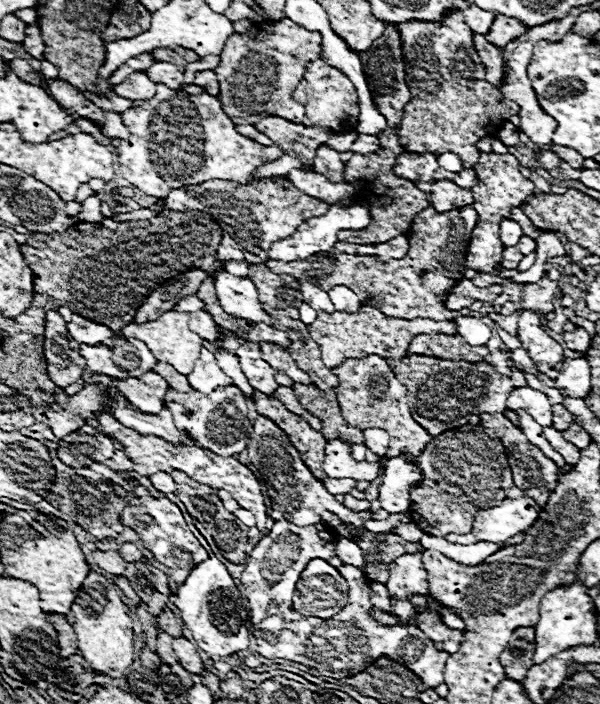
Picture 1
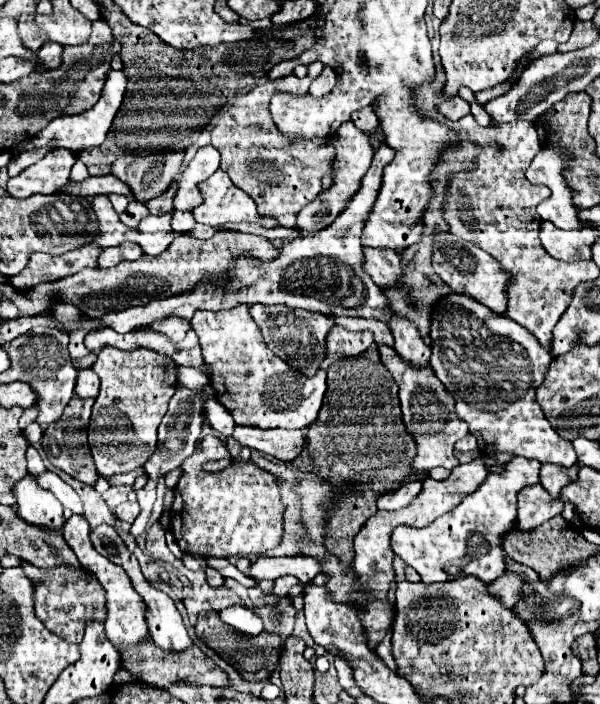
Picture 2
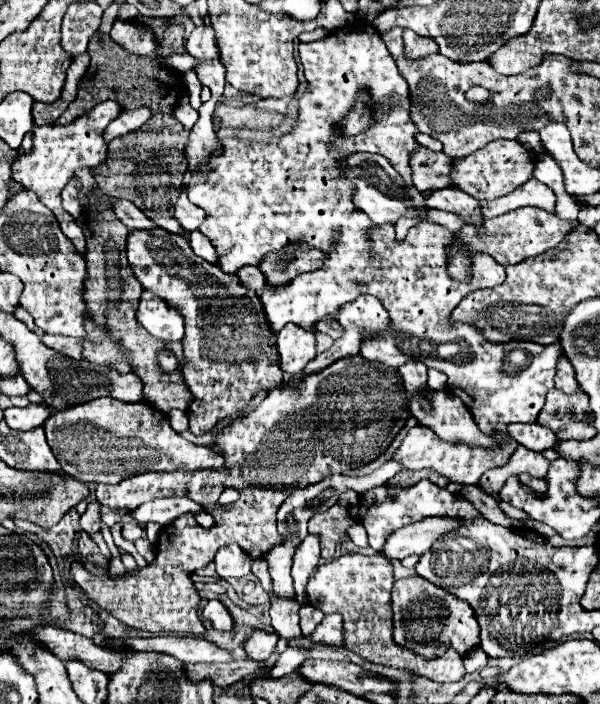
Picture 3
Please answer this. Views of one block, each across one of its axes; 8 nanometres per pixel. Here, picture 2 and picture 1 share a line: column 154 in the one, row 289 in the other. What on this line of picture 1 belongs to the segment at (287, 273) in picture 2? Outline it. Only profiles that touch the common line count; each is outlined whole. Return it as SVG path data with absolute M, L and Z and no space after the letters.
M298 280L300 284L300 292L302 292L302 302L310 304L316 312L336 312L334 304L330 302L328 294L324 290L320 290L316 284L308 282L308 280Z

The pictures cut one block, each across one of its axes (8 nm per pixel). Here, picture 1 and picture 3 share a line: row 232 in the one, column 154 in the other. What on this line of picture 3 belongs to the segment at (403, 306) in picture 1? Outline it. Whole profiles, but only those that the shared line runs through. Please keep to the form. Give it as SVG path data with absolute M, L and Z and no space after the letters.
M109 396L96 398L92 402L52 414L44 424L44 430L48 444L64 472L80 482L118 484L130 476L146 472L176 472L174 468L188 468L184 472L194 472L200 468L224 468L224 458L220 454L216 454L212 448L186 442L170 428L168 416L146 402L126 404Z

